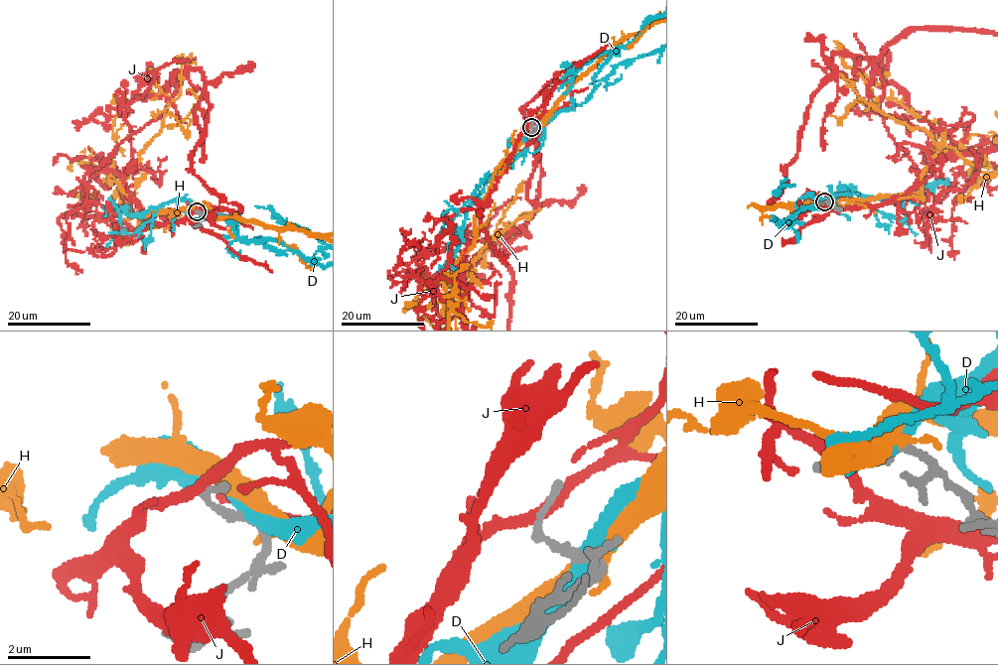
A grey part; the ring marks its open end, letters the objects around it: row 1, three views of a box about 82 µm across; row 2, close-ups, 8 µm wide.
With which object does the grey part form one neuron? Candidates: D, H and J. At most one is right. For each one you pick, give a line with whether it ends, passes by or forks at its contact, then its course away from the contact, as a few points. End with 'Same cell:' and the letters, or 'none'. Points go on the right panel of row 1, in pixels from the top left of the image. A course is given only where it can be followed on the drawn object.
Same cell: none

